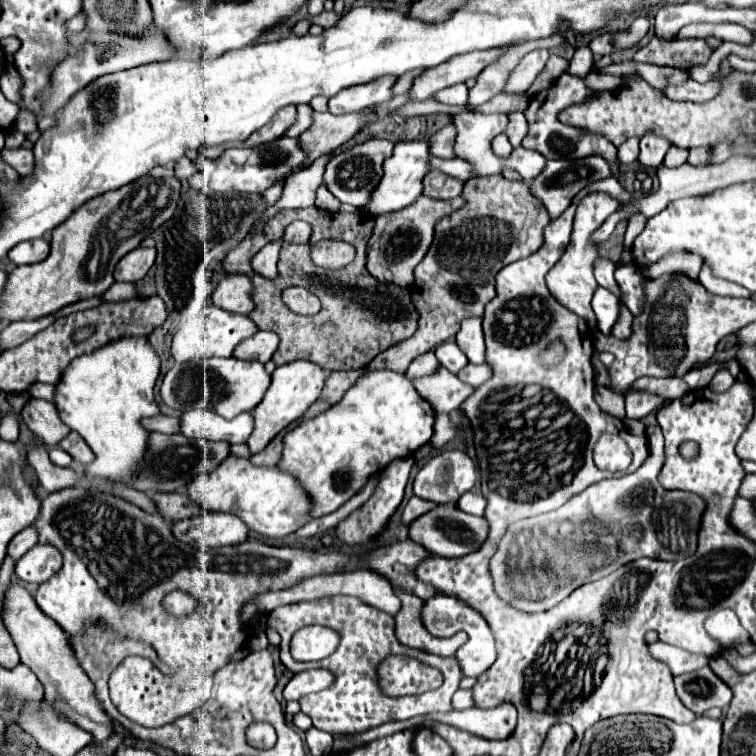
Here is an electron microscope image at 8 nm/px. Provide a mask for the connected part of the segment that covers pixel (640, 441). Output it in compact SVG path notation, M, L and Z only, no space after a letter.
M618 420L621 423L621 430L617 432L619 436L625 436L625 442L629 444L629 448L631 448L631 452L633 452L633 462L631 462L631 466L629 466L629 470L627 472L633 472L633 470L637 470L641 464L643 464L643 460L647 458L647 454L649 454L649 450L647 450L647 440L645 438L639 438L639 436L633 436L627 428L625 428L625 424L621 420Z

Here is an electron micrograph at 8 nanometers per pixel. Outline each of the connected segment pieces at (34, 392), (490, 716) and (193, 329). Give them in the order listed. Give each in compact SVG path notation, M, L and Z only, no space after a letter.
M37 382L37 384L33 384L33 386L29 388L29 394L31 394L33 398L53 400L53 384L41 384L41 382Z
M510 703L505 704L505 710L499 708L484 710L473 707L448 713L433 713L428 716L428 722L453 724L483 738L503 738L503 732L513 732L515 720L517 720L517 710Z
M209 304L193 322L181 326L175 336L173 336L173 346L171 346L171 354L175 358L175 362L189 362L189 360L199 360L199 358L213 358L213 356L221 356L221 358L229 358L233 348L253 336L257 332L257 326L241 314L235 312L227 312L221 310L213 304Z

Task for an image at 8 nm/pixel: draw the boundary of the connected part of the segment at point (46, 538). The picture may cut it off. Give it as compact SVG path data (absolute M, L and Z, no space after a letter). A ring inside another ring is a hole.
M63 488L47 494L41 500L41 514L33 522L33 528L39 536L37 544L51 544L61 552L63 566L39 586L35 594L37 606L67 634L79 634L83 622L91 618L103 620L121 636L149 642L173 672L195 678L205 672L215 674L231 662L237 650L247 646L253 626L243 626L241 608L257 594L287 590L311 576L353 570L375 572L393 588L423 600L437 594L433 586L415 578L417 562L423 562L431 554L411 540L377 546L361 556L269 546L261 540L247 540L237 546L213 548L201 554L175 540L171 526L173 524L161 516L143 512L135 504L109 492ZM191 568L199 572L191 576ZM171 590L195 596L199 610L179 618L167 614L163 598Z

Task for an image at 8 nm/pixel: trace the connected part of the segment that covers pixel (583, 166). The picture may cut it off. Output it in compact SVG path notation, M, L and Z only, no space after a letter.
M587 156L581 160L547 160L543 172L529 182L529 190L545 206L545 210L549 212L549 218L555 220L567 210L567 206L571 204L571 198L581 188L585 188L589 182L595 182L607 176L611 176L611 166L599 156Z

